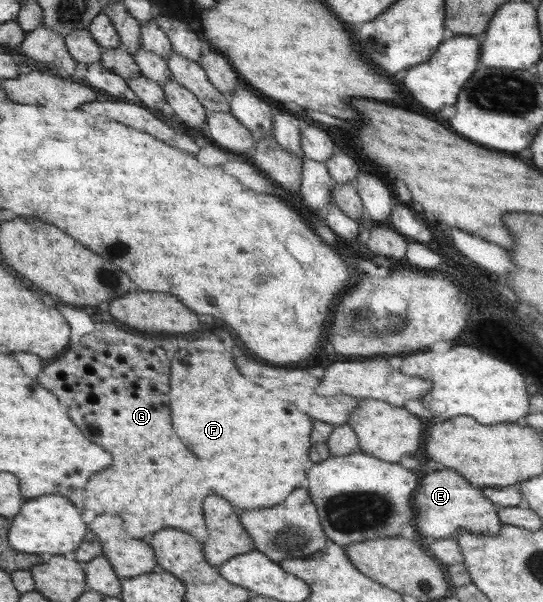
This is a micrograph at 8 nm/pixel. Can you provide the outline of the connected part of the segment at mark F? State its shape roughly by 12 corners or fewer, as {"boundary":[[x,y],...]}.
{"boundary":[[228,330],[171,364],[176,434],[239,512],[308,488],[312,420]]}

